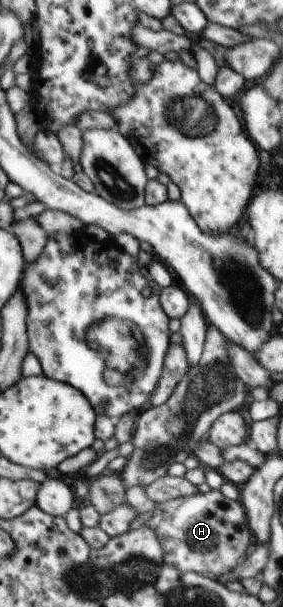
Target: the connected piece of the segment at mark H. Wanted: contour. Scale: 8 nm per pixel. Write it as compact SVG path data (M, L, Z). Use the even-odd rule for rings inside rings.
M219 490L199 492L192 496L159 502L155 504L151 517L144 525L155 532L163 552L163 561L180 572L197 571L197 573L213 573L213 577L217 575L230 577L230 571L243 561L254 545L244 506L238 501L225 497Z

